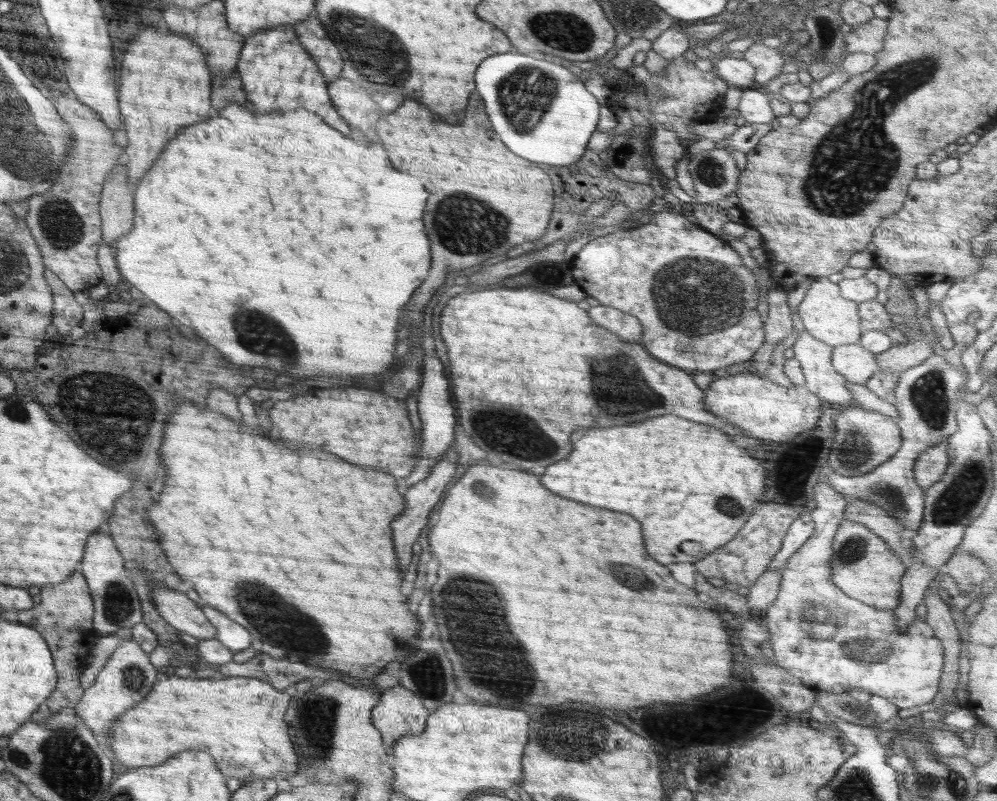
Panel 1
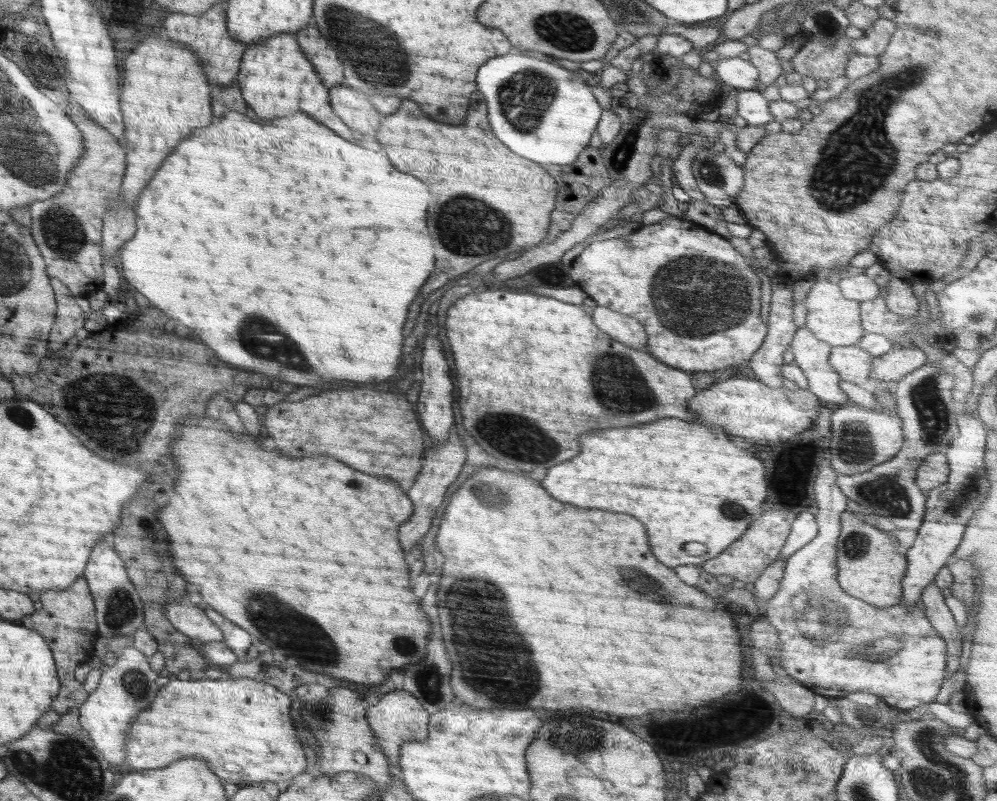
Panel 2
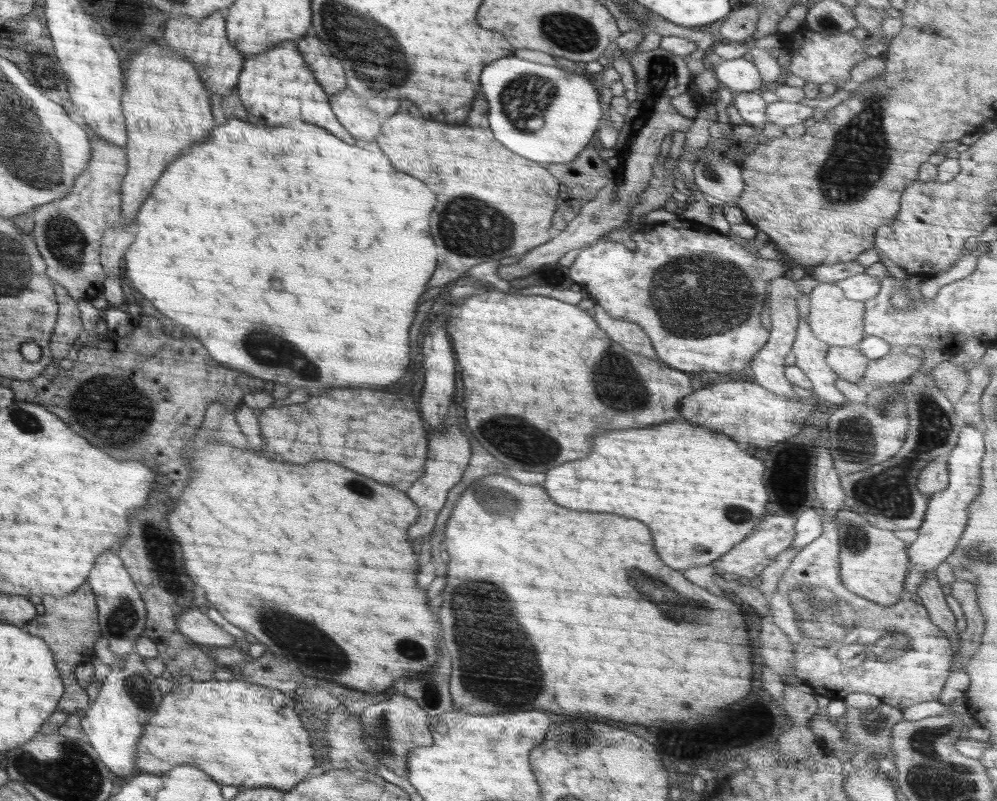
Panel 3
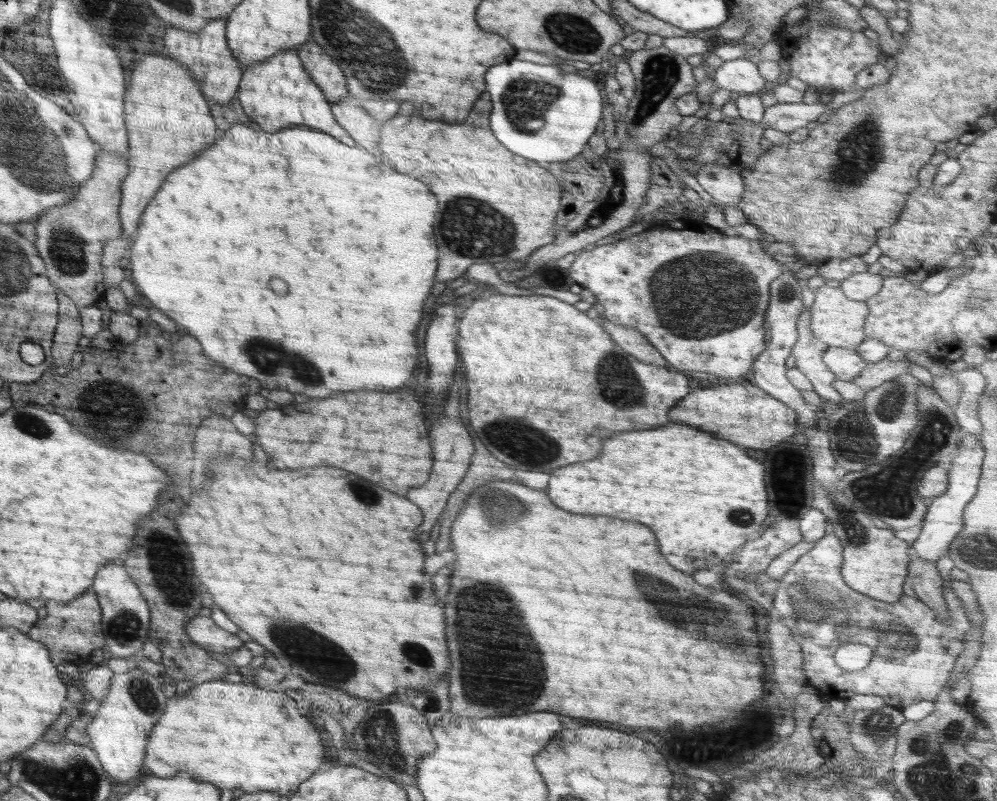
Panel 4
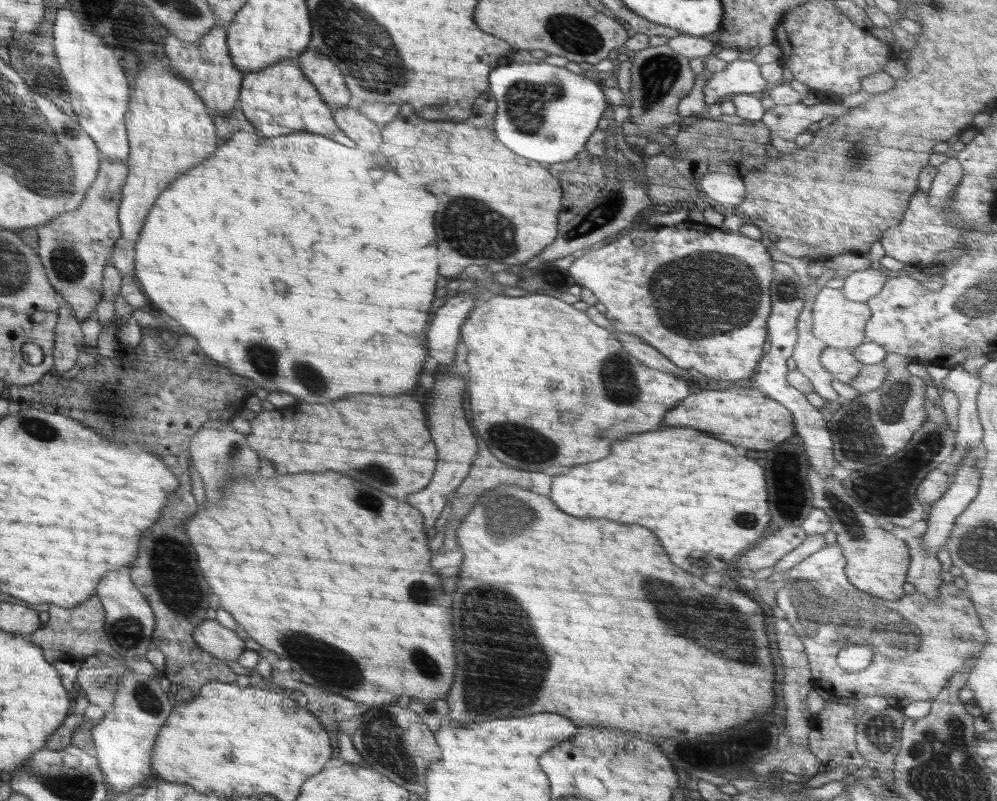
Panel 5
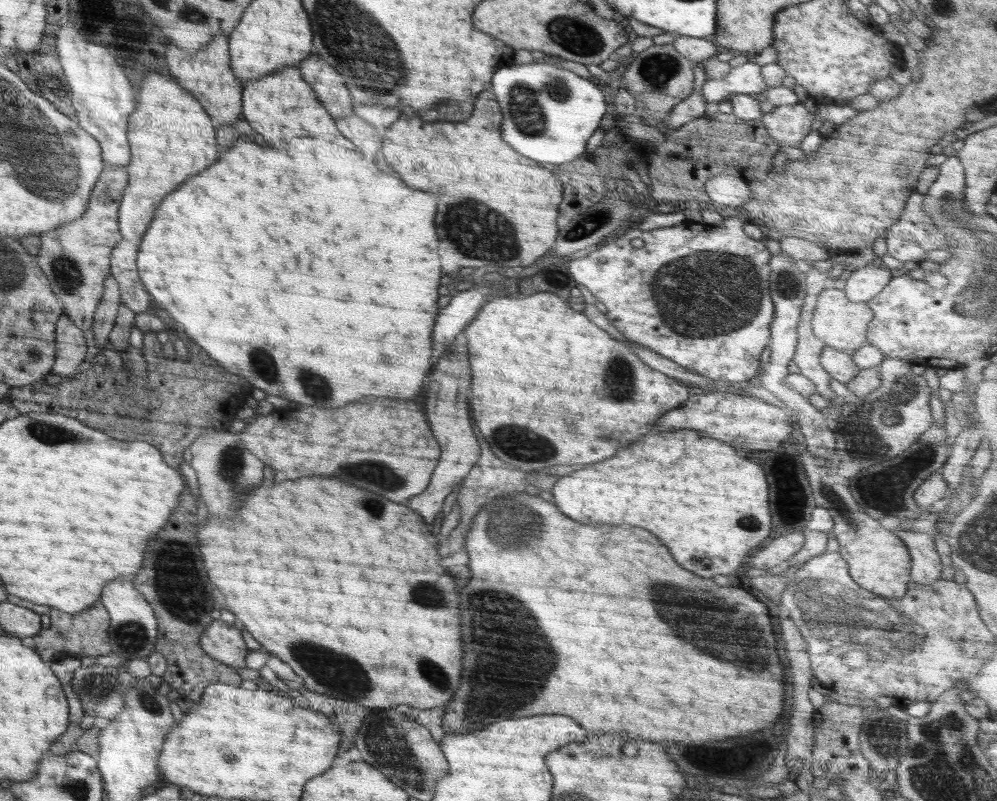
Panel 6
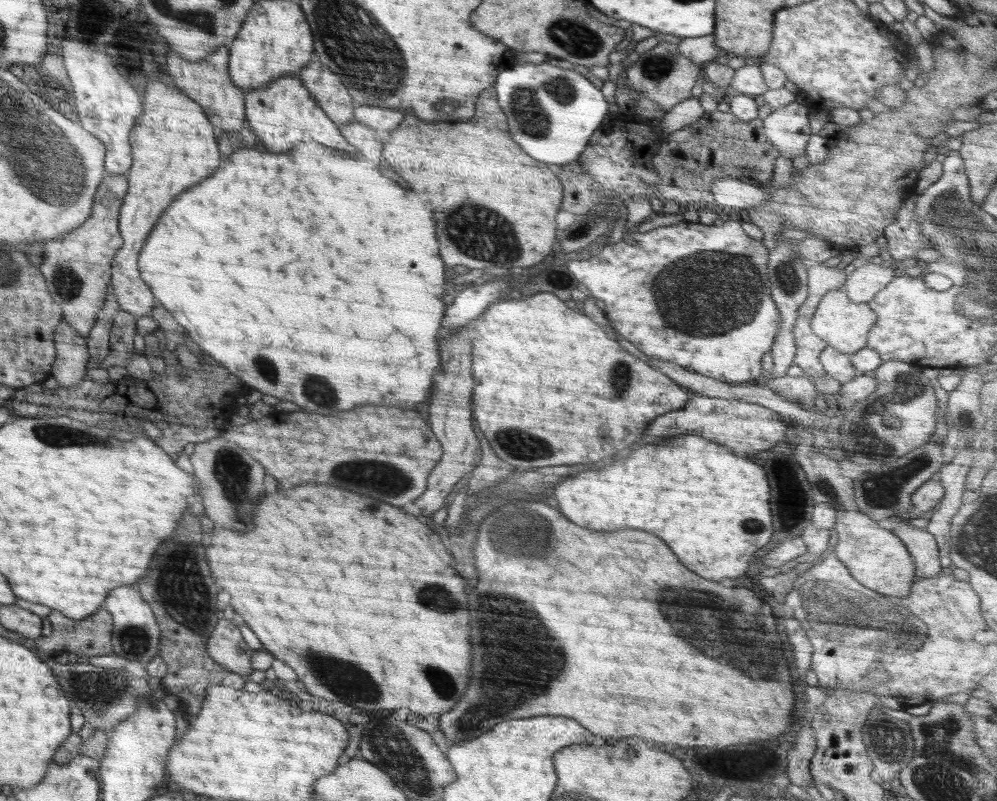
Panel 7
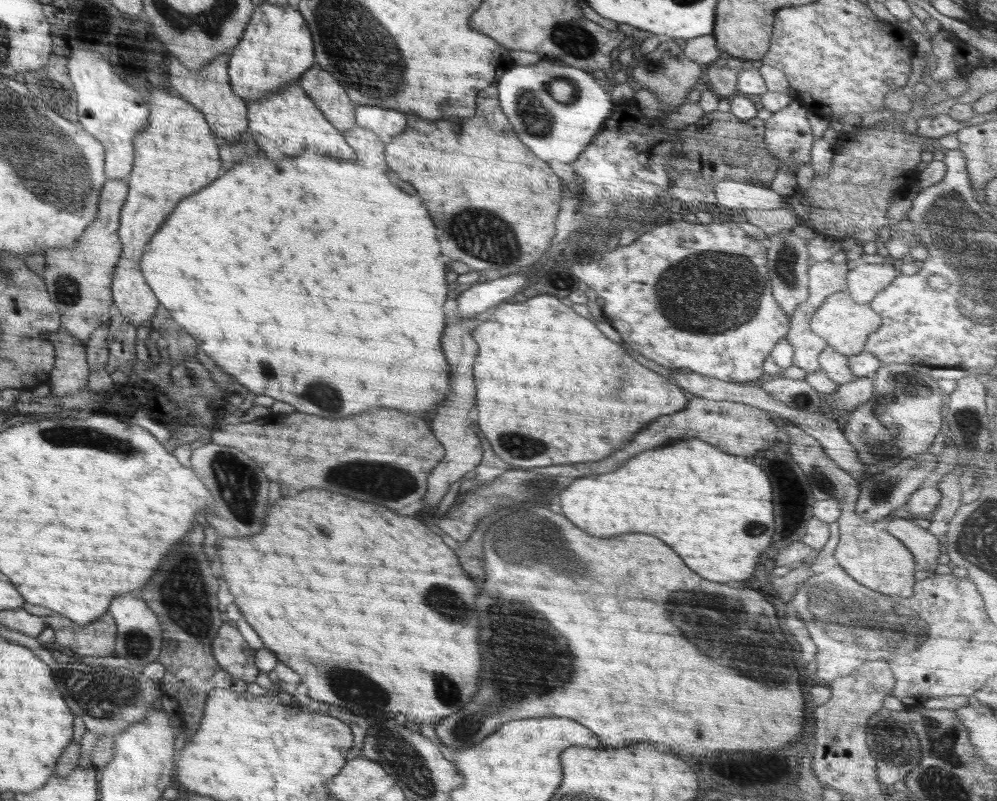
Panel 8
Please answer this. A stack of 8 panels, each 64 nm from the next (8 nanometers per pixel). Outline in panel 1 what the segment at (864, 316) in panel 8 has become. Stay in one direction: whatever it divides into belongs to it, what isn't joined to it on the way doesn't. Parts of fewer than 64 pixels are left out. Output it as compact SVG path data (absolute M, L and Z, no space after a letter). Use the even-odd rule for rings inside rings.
M834 278L813 279L803 301L797 307L797 312L807 332L816 340L825 342L831 347L857 343L863 332L860 327L859 304L839 294Z

